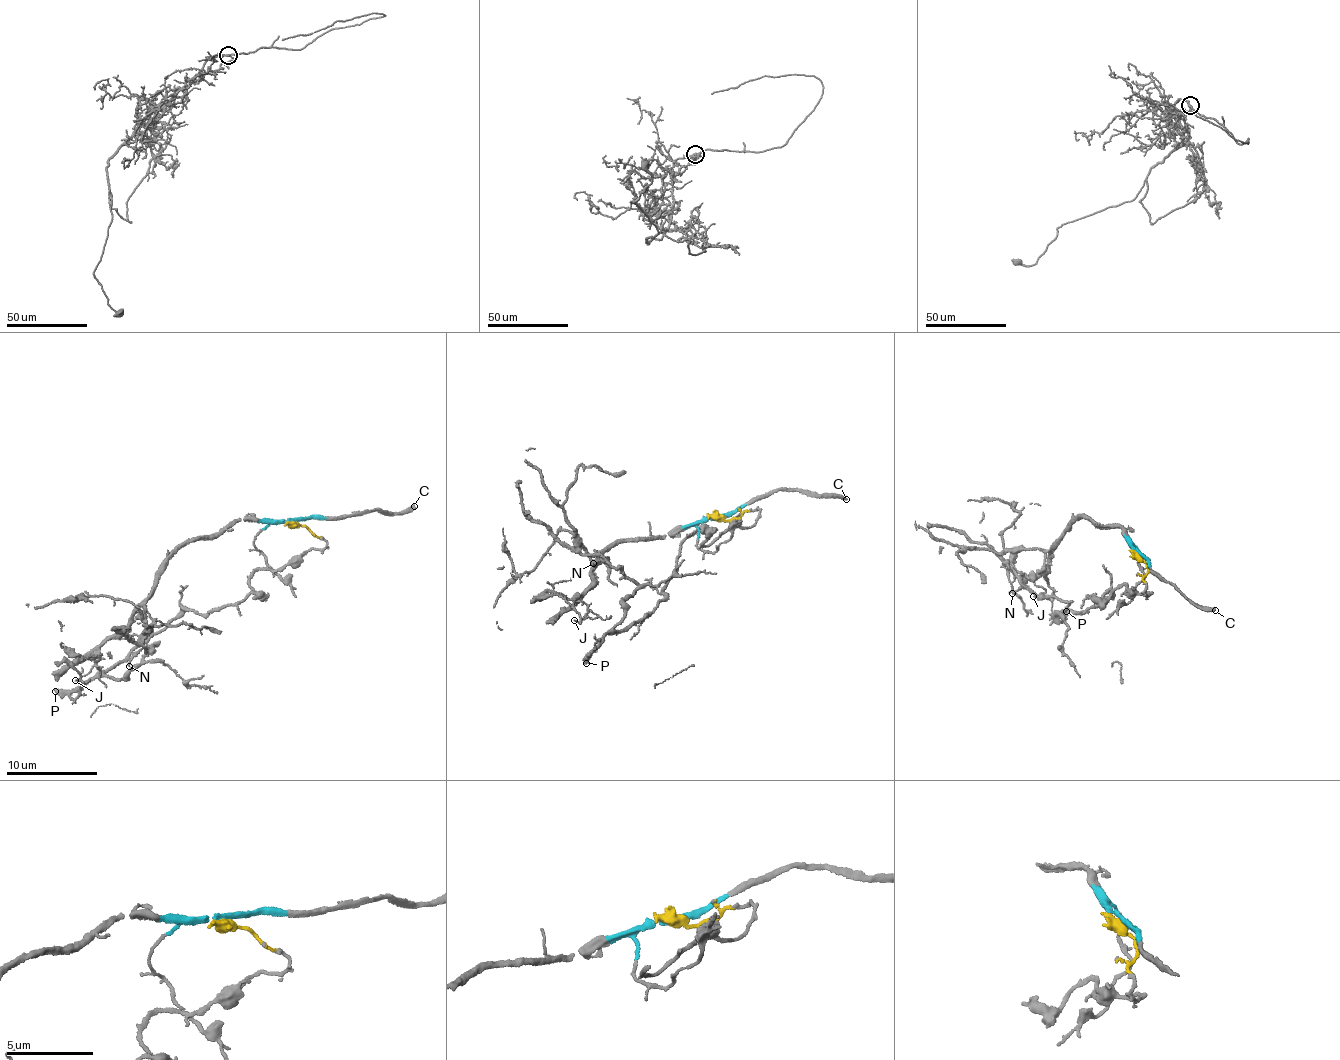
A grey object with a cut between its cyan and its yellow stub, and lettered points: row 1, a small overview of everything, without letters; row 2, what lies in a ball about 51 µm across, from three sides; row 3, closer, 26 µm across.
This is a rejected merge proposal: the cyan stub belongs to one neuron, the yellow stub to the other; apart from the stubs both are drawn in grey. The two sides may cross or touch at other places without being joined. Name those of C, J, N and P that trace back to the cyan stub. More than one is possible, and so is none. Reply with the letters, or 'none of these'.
C, J

